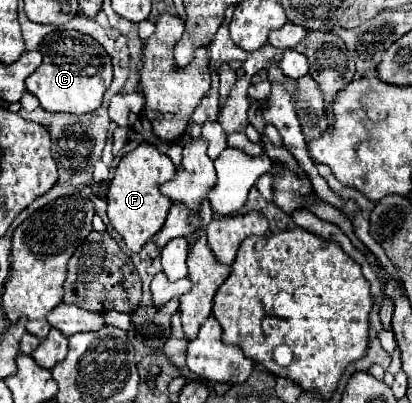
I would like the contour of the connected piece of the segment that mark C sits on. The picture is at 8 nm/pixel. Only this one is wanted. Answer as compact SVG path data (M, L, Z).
M55 30L47 34L39 46L43 64L25 80L27 90L39 98L39 104L47 112L71 112L87 114L97 110L105 90L111 84L111 58L105 48L75 30Z

